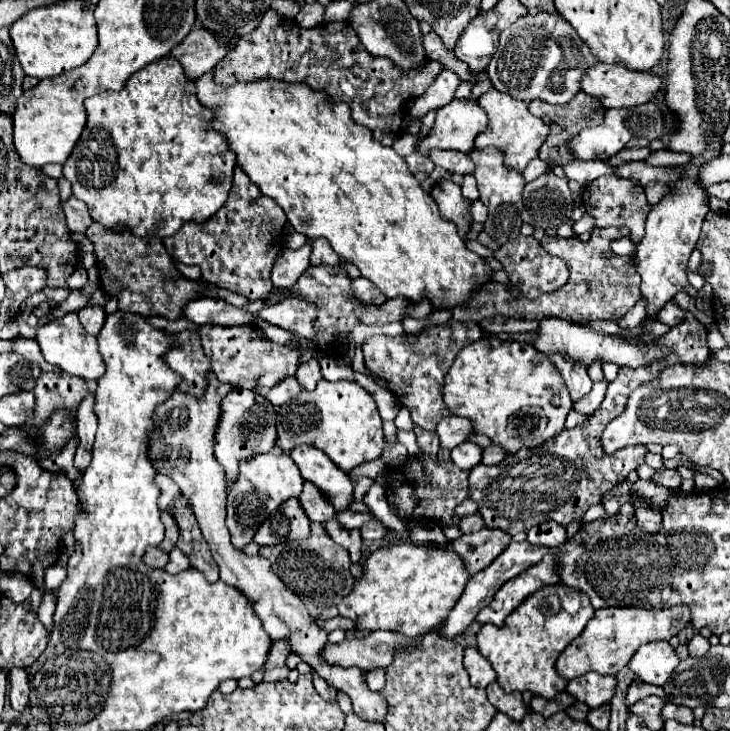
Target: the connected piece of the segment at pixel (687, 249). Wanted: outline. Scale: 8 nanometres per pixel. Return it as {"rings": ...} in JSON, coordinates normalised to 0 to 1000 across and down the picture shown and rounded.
{"rings":[[[934,248],[934,253],[921,253],[921,264],[912,267],[901,280],[893,283],[885,300],[885,321],[871,343],[871,368],[879,379],[877,404],[885,412],[885,436],[899,439],[901,425],[923,409],[926,401],[937,398],[951,404],[953,395],[942,387],[942,354],[959,324],[962,302],[970,291],[970,267],[951,248]]]}

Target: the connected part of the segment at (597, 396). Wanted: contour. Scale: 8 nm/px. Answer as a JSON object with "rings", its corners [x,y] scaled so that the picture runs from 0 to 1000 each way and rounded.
{"rings":[[[830,518],[814,524],[811,535],[808,535],[803,543],[797,543],[795,549],[786,551],[786,562],[789,562],[789,565],[797,565],[797,568],[811,568],[811,565],[819,560],[819,554],[825,551],[825,543],[827,543],[827,538],[830,538],[830,524],[833,524]]]}

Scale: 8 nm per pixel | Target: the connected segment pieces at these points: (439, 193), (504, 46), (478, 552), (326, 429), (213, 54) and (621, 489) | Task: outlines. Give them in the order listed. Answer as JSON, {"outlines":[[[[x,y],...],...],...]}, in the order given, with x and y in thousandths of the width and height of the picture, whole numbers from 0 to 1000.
{"outlines":[[[[603,248],[592,259],[592,272],[600,278],[603,294],[611,302],[625,305],[627,321],[633,327],[638,327],[638,321],[644,319],[644,308],[647,308],[647,294],[644,294],[647,275],[641,275],[633,267],[630,253],[625,253],[619,248]]],[[[737,18],[710,26],[688,42],[685,62],[668,89],[674,116],[712,138],[742,135],[756,144],[778,141],[792,124],[795,111],[819,81],[767,18]]],[[[658,724],[644,732],[633,732],[627,740],[619,740],[614,751],[622,751],[641,781],[649,787],[660,778],[666,778],[696,746],[699,746],[699,732],[688,724]]],[[[438,518],[430,535],[411,535],[408,543],[381,557],[378,611],[395,622],[414,606],[444,617],[474,647],[499,631],[521,625],[526,614],[523,573],[510,540],[499,535],[488,521],[452,524],[447,518]]],[[[263,40],[255,53],[233,70],[233,78],[238,78],[255,100],[255,108],[263,111],[271,105],[271,100],[282,100],[293,94],[293,89],[310,78],[312,67],[307,62],[299,62],[293,48],[277,42],[277,40]]],[[[871,658],[871,661],[849,661],[836,674],[825,677],[825,694],[830,705],[847,702],[849,691],[866,688],[871,696],[874,718],[888,729],[899,729],[907,713],[907,691],[912,691],[915,677],[940,677],[934,669],[901,669],[901,663],[890,663],[890,658]]]]}

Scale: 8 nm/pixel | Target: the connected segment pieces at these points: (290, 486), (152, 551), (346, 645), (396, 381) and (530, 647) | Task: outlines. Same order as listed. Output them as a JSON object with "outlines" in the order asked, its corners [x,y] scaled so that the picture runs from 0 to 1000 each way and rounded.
{"outlines":[[[[370,617],[353,625],[340,625],[337,631],[332,628],[326,653],[312,674],[312,688],[310,688],[312,699],[310,715],[318,732],[318,746],[326,751],[337,748],[345,740],[353,721],[359,718],[359,713],[364,713],[364,707],[370,707],[392,683],[408,680],[414,663],[416,658],[414,650],[408,647],[405,633],[397,625],[386,625],[386,620]]],[[[203,748],[195,767],[203,773],[203,776],[216,776],[216,778],[225,778],[227,767],[230,767],[230,759],[219,751],[219,748]]],[[[512,863],[501,874],[474,874],[468,880],[447,880],[438,899],[452,910],[466,912],[490,912],[499,918],[534,910],[540,888],[545,882],[570,882],[578,871],[551,871],[540,863]]],[[[616,436],[608,445],[589,445],[575,458],[515,458],[496,469],[496,486],[499,486],[499,502],[526,518],[532,524],[532,535],[553,554],[564,576],[584,587],[597,590],[605,570],[614,570],[616,562],[605,549],[605,521],[614,510],[614,502],[619,499],[622,488],[644,469],[655,466],[660,461],[655,442],[630,442]]],[[[767,800],[745,803],[737,811],[729,811],[712,830],[707,830],[690,850],[688,858],[674,852],[660,855],[652,866],[655,891],[671,904],[679,918],[679,932],[693,948],[701,945],[729,945],[745,956],[756,956],[770,943],[775,943],[775,932],[762,921],[759,907],[764,896],[800,863],[803,852],[814,844],[814,833],[808,819],[795,811],[795,833],[789,839],[775,839],[767,828]]]]}

